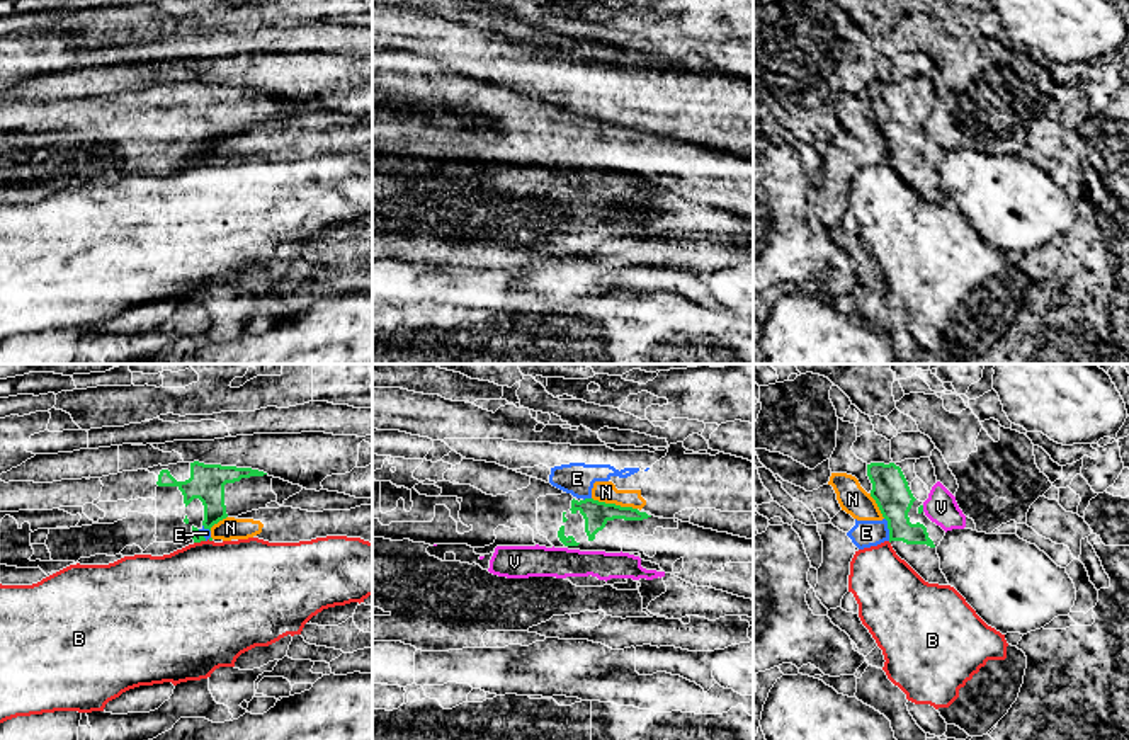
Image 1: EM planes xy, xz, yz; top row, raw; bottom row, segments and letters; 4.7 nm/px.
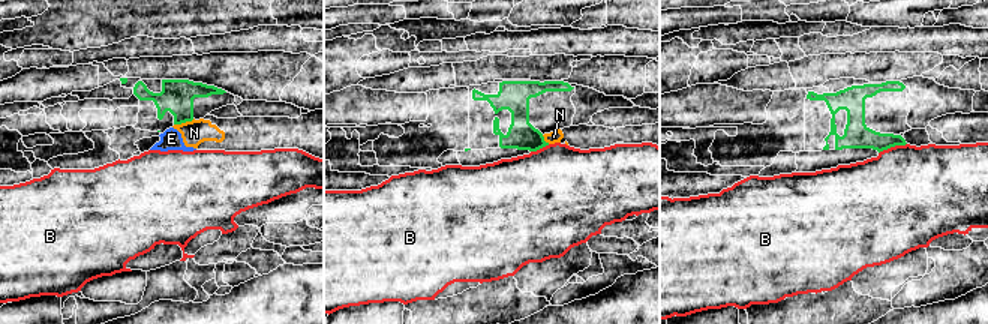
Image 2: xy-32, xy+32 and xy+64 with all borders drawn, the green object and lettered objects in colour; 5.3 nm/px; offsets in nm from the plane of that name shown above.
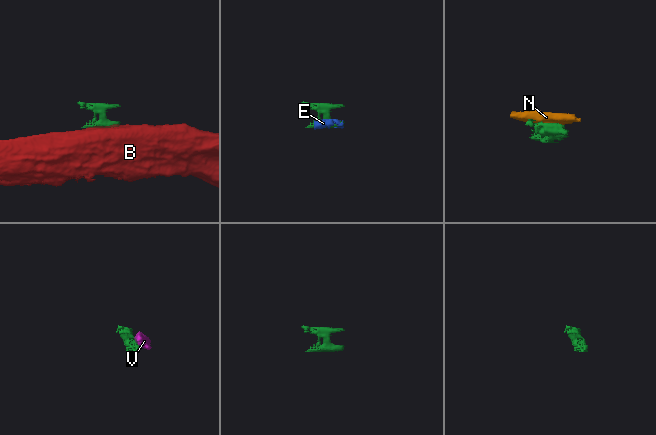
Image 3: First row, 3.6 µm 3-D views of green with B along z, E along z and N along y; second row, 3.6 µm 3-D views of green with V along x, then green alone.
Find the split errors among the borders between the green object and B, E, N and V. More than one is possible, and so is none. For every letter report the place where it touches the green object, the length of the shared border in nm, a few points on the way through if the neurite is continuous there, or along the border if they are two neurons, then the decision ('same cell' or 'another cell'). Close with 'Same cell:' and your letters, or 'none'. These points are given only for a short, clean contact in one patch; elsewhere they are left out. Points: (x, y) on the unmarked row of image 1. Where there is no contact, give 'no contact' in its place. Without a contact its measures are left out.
B: xy (199, 160) | 60 nm | along xy (204, 159), (194, 162) | another cell
E: yz (888, 147) | 110 nm | along yz (885, 136), (890, 159) | another cell
N: xz (614, 123) | 220 nm | another cell
V: yz (922, 128) | 30 nm | along yz (922, 125), (924, 130) | another cell
Same cell: none

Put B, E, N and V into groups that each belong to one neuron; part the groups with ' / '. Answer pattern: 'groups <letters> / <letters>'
groups B / E N / V

